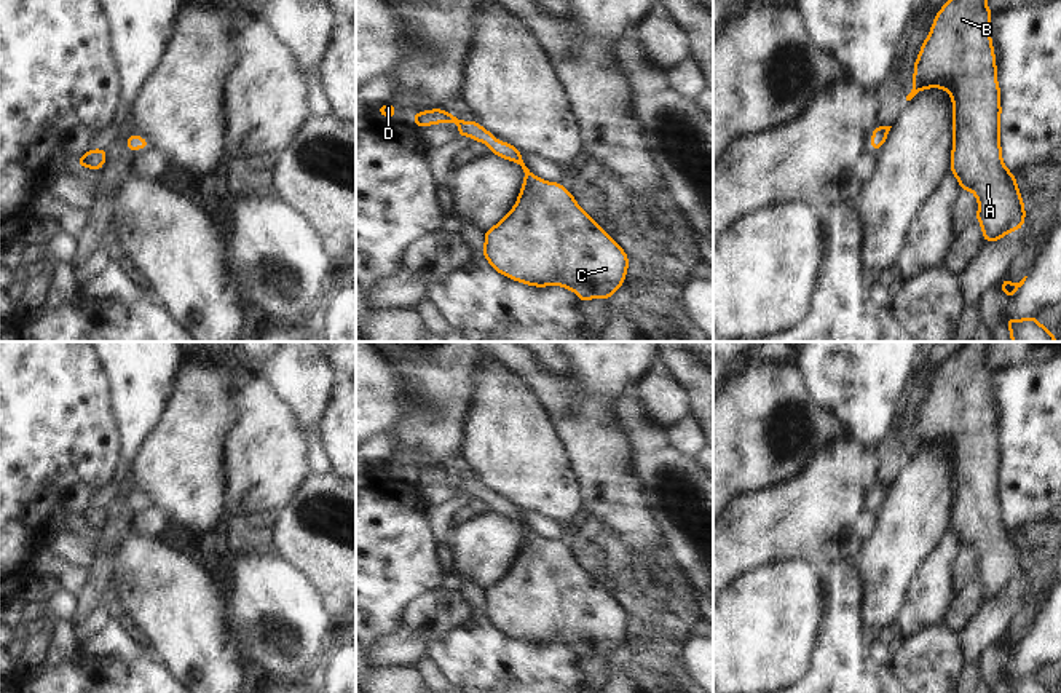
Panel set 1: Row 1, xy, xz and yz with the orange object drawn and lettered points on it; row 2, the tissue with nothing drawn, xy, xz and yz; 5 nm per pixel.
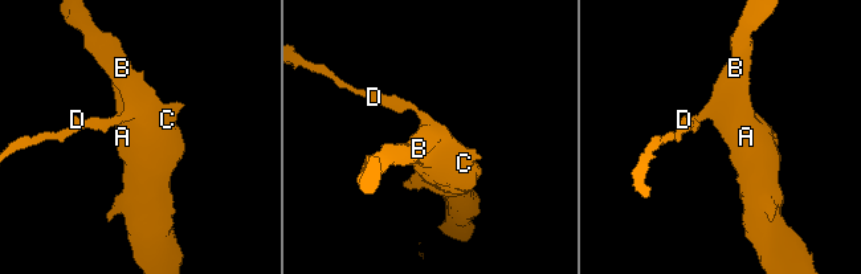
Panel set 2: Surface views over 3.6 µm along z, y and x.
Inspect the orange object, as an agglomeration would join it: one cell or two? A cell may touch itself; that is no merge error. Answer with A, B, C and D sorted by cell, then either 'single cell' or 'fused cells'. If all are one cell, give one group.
A B C D; single cell

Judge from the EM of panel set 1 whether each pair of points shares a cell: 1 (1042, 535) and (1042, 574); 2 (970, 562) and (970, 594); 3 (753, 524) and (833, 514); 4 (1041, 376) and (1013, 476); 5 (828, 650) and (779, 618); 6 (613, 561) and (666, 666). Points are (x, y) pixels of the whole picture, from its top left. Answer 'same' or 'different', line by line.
1: same
2: different
3: same
4: same
5: different
6: same

